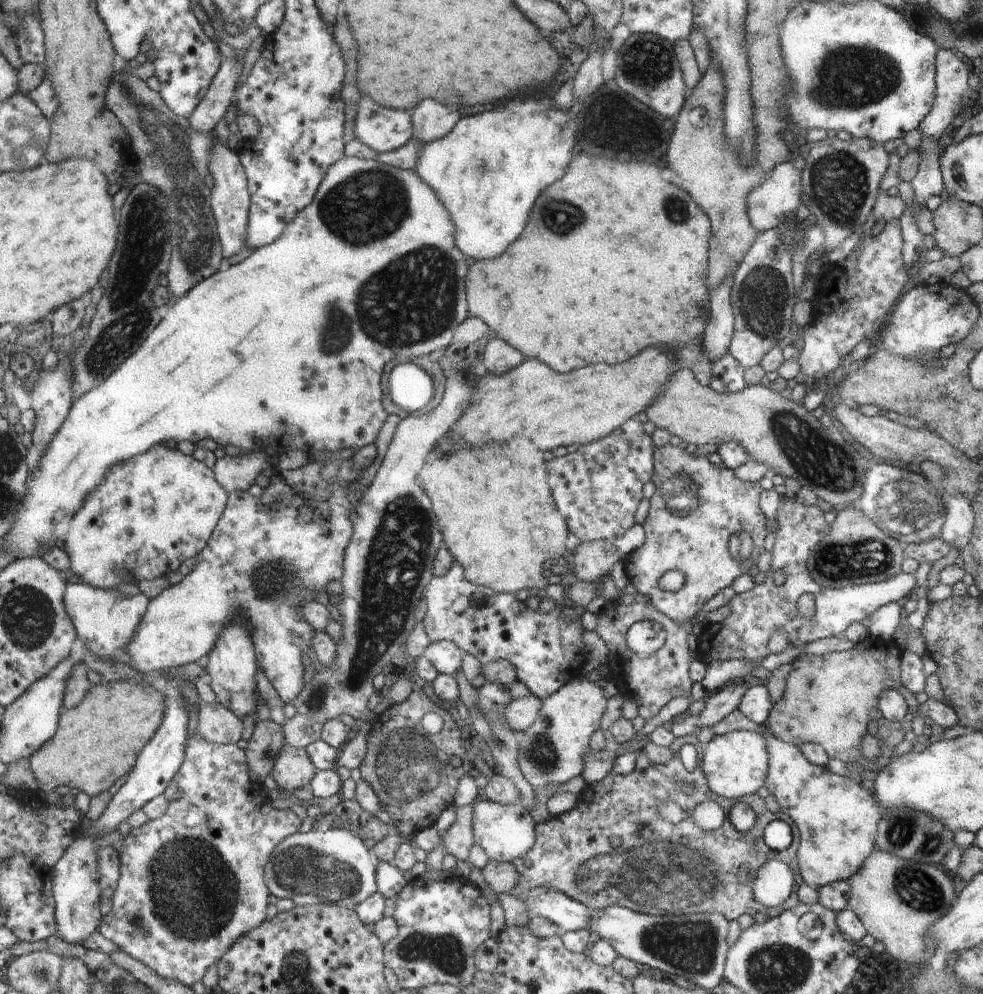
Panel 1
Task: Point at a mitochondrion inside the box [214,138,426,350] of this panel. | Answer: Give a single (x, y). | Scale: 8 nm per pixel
(369, 205)

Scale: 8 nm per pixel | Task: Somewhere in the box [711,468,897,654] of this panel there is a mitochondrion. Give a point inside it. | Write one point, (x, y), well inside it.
(868, 556)

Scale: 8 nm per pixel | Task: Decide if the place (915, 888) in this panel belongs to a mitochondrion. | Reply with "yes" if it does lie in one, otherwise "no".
yes

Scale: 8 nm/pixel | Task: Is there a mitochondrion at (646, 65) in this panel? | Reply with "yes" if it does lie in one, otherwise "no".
yes

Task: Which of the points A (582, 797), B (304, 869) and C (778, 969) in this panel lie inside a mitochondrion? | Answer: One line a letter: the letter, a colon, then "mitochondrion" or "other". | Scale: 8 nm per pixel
A: other
B: mitochondrion
C: mitochondrion

